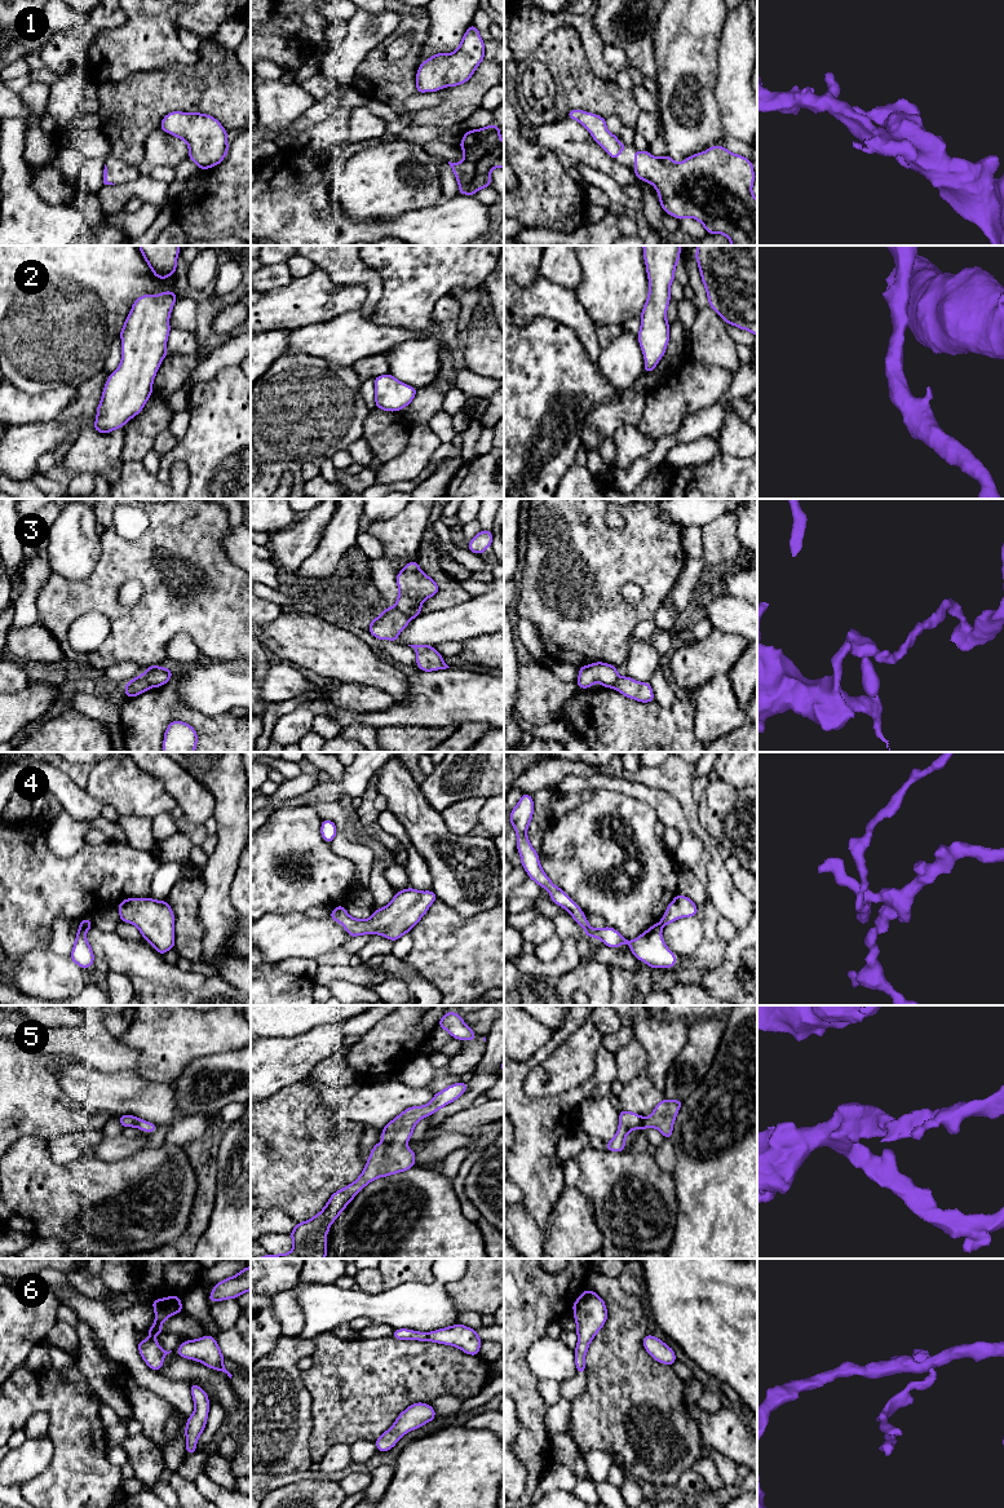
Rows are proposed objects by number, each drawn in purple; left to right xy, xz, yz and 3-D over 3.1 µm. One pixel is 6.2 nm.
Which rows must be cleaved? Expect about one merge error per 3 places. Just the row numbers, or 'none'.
3, 4

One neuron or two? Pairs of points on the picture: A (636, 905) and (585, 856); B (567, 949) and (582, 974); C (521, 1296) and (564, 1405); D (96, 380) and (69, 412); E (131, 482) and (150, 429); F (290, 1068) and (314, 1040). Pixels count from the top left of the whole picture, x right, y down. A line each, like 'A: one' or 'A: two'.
A: one
B: two
C: two
D: one
E: two
F: one

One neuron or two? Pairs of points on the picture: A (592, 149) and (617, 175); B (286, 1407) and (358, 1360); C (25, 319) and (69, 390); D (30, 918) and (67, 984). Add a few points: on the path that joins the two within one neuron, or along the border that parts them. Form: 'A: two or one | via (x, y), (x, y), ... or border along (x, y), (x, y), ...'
A: one | via (597, 155), (610, 168)
B: two | border along (300, 1371), (300, 1382), (310, 1396), (313, 1422)
C: two | border along (76, 385), (58, 385), (36, 394)
D: two | border along (48, 947), (31, 950), (18, 956)

